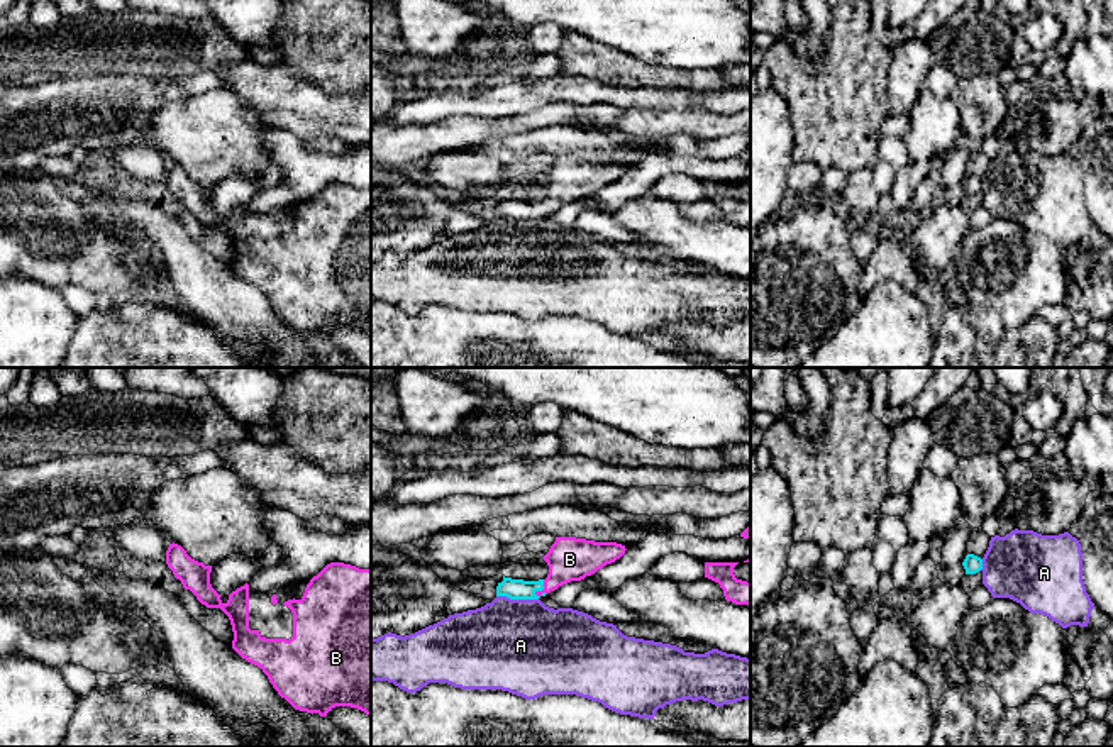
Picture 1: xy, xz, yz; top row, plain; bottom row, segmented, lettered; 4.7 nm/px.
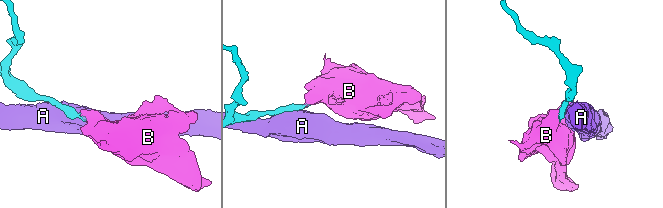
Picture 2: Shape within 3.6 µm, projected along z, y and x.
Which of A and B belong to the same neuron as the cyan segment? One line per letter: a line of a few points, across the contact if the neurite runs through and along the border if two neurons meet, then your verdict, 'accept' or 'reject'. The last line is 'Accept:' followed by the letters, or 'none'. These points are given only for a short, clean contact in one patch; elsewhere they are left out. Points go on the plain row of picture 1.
A: line xz (497, 215), (537, 221); reject
B: line xz (512, 209), (542, 209), (570, 180); accept
Accept: B

